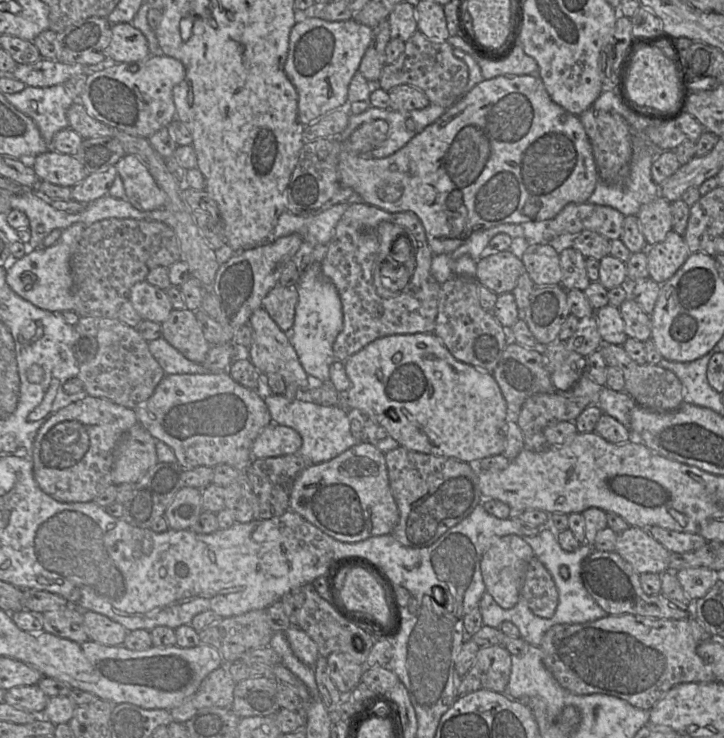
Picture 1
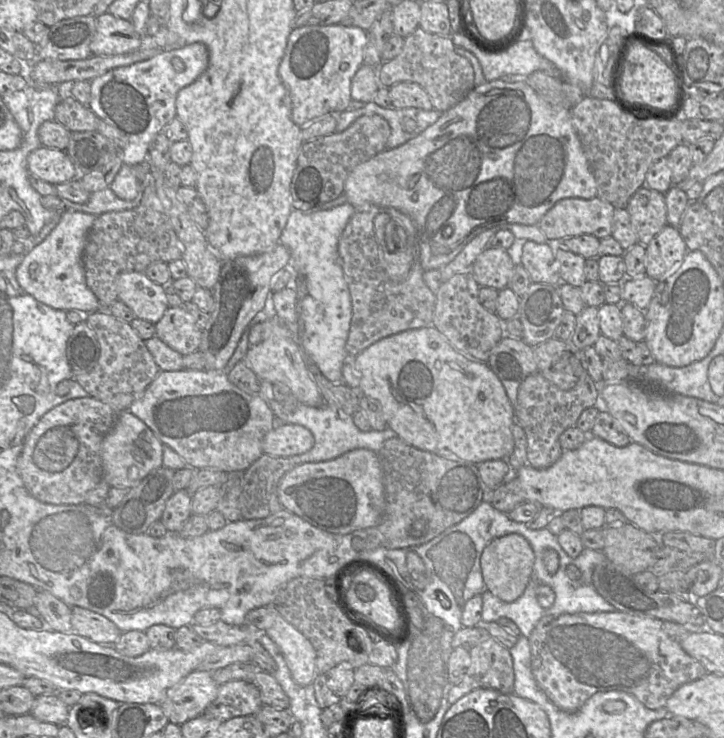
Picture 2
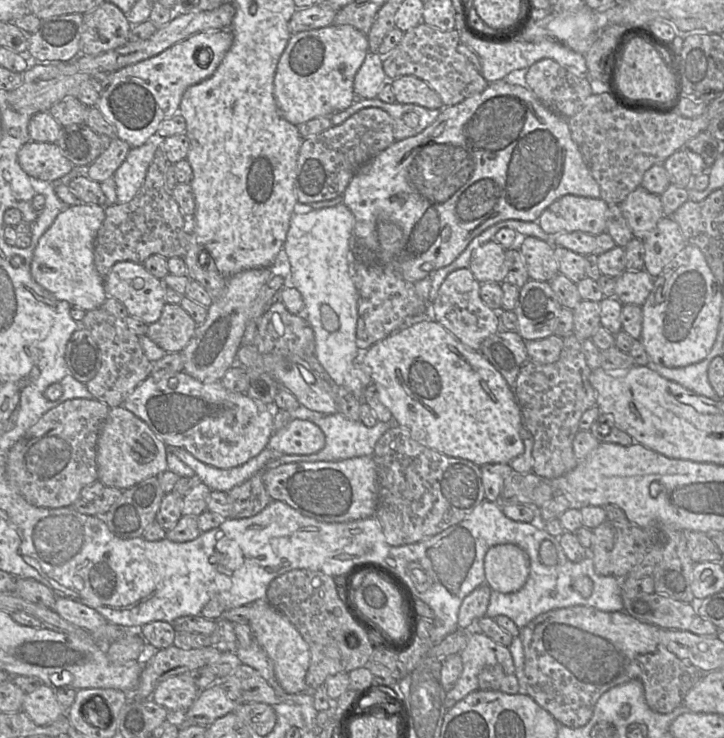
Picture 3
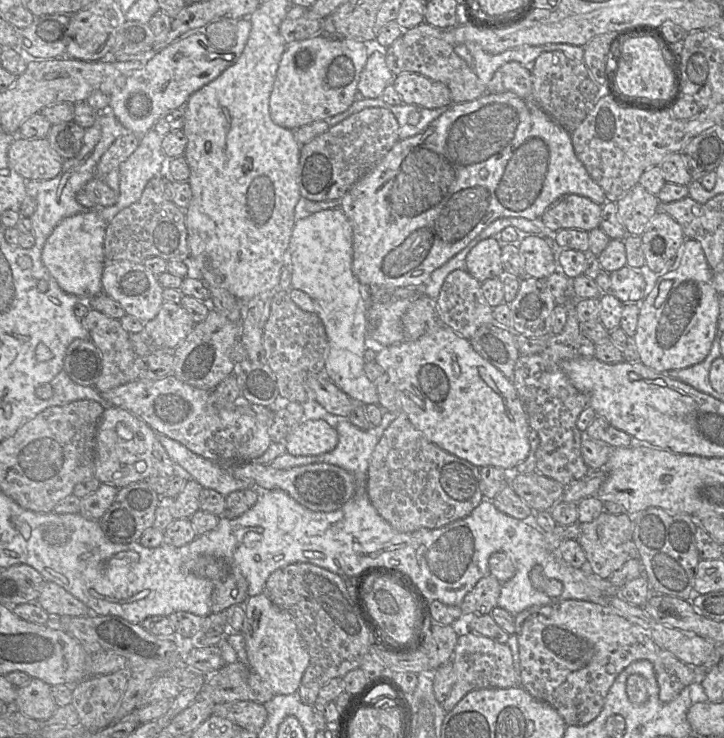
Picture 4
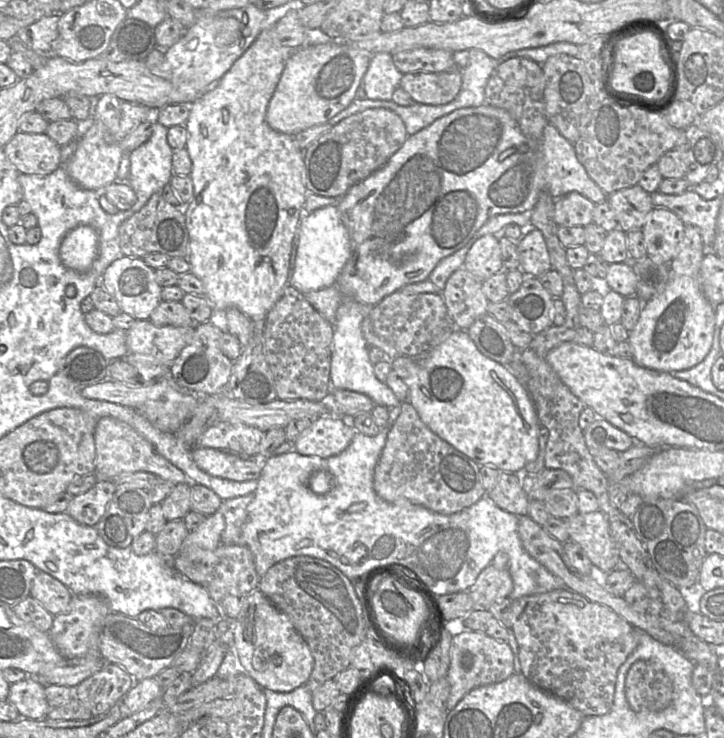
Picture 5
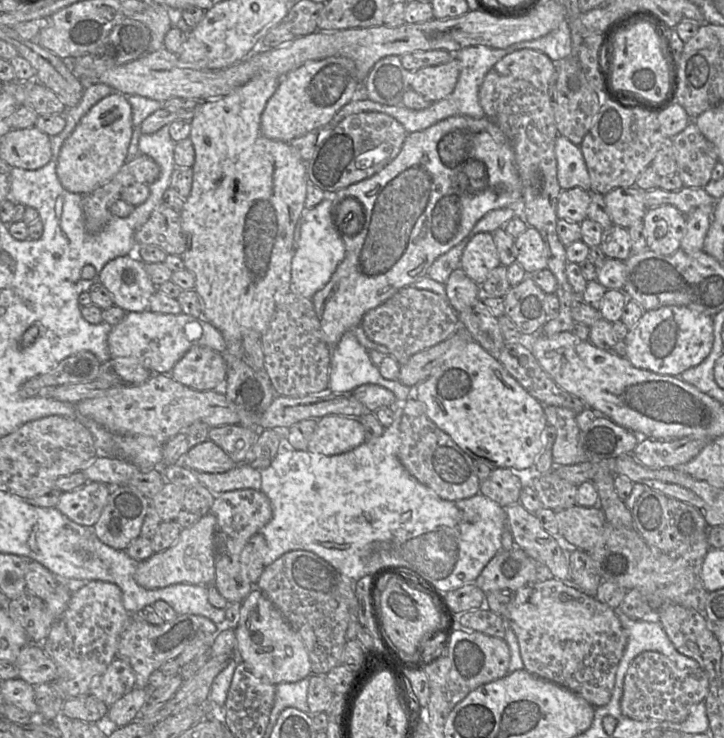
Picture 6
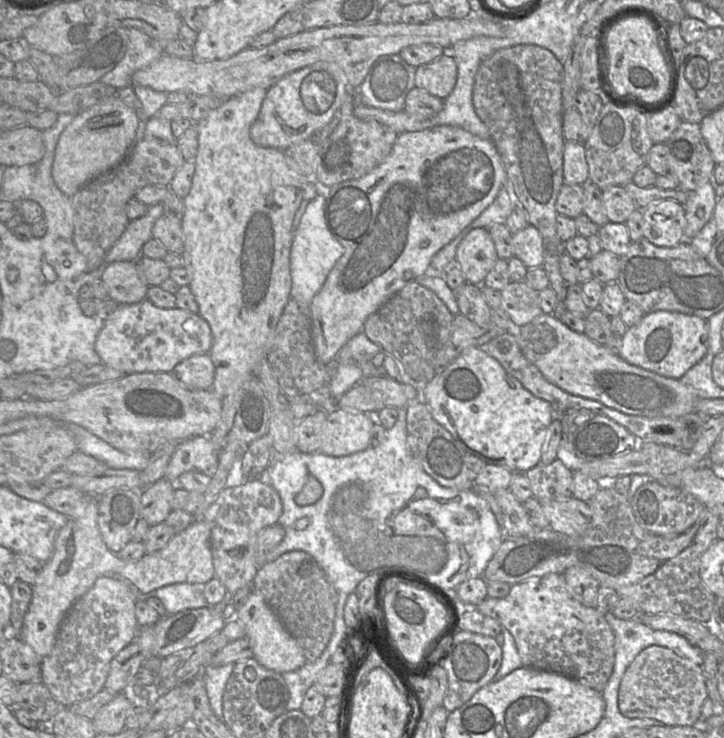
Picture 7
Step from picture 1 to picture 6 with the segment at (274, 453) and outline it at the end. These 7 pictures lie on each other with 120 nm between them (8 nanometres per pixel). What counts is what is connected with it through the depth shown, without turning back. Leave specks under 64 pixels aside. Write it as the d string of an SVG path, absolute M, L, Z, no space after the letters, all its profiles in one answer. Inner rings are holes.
M329 415L318 420L307 450L337 455L356 448L365 440L365 430L359 418Z

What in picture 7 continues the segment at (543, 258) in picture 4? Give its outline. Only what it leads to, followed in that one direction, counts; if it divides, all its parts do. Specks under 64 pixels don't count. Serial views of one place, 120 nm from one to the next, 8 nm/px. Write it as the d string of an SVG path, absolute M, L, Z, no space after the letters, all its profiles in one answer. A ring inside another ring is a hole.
M532 225L512 235L514 257L528 268L543 267L543 243L539 231Z

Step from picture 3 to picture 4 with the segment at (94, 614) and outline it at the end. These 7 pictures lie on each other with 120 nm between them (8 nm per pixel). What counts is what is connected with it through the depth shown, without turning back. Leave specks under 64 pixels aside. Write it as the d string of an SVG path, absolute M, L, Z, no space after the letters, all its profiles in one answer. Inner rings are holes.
M45 581L36 603L51 618L79 617L90 614L89 608L82 601L51 581Z

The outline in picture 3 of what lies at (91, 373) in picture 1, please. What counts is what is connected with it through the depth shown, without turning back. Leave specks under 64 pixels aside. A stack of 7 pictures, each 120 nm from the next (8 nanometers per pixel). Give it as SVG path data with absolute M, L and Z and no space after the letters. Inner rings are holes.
M103 308L86 312L80 323L95 340L100 354L100 368L87 383L86 388L94 399L109 408L123 404L128 395L151 374L151 361L145 356L139 342L139 336L132 332L124 320L110 314Z

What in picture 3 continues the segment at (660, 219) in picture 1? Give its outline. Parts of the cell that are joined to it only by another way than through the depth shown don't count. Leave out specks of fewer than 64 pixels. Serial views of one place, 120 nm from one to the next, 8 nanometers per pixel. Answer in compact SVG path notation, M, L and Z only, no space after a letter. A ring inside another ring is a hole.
M643 186L631 192L619 206L637 239L645 239L664 216L661 195L650 193Z

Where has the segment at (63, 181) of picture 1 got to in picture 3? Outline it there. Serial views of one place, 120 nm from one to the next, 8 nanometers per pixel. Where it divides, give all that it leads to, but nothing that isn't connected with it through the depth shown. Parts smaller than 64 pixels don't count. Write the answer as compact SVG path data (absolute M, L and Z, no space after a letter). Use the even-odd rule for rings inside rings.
M35 141L21 147L18 163L29 177L50 183L63 178L74 168L56 143Z

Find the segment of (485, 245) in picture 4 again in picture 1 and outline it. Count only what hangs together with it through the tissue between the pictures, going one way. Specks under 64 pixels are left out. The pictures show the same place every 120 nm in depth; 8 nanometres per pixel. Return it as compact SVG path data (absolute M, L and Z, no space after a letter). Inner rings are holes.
M509 250L500 251L496 254L491 254L486 257L480 258L477 261L476 280L479 285L489 288L497 295L506 292L511 292L515 288L519 277L525 273L525 266L522 260L516 257Z

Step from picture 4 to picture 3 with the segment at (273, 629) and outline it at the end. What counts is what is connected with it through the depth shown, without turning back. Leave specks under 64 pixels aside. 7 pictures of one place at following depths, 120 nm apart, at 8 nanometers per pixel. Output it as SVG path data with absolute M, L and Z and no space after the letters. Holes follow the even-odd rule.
M257 600L249 606L249 625L259 646L270 658L275 677L288 694L307 692L306 673L310 665L310 650L307 642L289 619L265 600Z

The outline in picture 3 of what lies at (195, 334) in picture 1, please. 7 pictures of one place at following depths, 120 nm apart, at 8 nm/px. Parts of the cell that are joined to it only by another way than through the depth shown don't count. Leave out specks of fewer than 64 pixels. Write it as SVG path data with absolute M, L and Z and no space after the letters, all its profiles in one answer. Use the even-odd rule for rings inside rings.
M166 303L158 321L148 325L146 335L166 352L180 352L190 341L197 324L180 304Z

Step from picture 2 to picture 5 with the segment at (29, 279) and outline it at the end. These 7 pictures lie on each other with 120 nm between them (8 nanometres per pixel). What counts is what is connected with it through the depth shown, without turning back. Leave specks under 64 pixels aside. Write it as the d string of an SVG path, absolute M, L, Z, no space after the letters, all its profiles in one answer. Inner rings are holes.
M80 225L62 240L59 257L62 264L78 273L86 273L98 256L99 236L88 225Z

